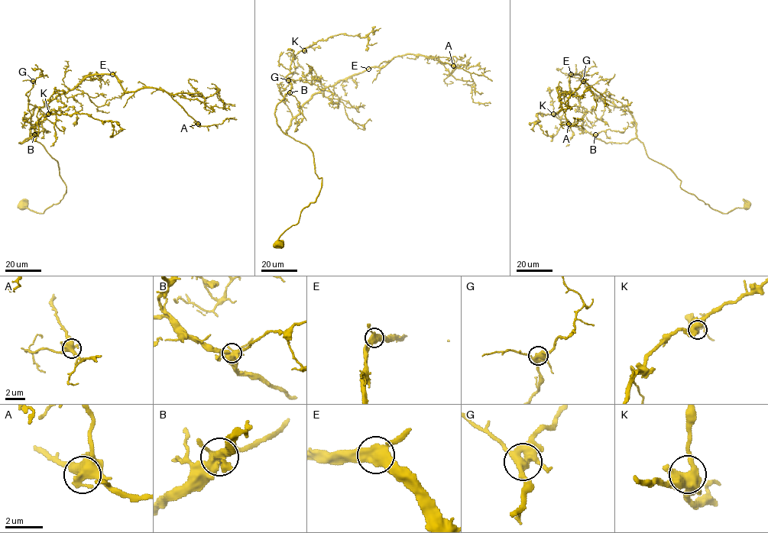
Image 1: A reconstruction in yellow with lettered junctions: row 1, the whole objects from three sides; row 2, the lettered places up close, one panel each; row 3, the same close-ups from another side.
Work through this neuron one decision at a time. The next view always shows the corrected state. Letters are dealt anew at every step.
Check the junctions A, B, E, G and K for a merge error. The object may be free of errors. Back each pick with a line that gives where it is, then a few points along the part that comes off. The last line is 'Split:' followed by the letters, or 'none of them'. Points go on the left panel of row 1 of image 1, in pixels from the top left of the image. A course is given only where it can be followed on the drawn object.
Split: none of them

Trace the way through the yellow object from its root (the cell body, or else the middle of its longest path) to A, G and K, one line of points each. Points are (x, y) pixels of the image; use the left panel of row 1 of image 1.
A: (22, 206), (43, 213), (66, 190), (30, 136), (33, 108), (89, 75), (163, 88), (198, 124)
G: (22, 206), (43, 213), (66, 190), (57, 162), (30, 136), (30, 115), (37, 107), (25, 94), (33, 81)
K: (22, 206), (43, 213), (66, 193), (45, 148), (30, 137), (19, 142), (48, 114)

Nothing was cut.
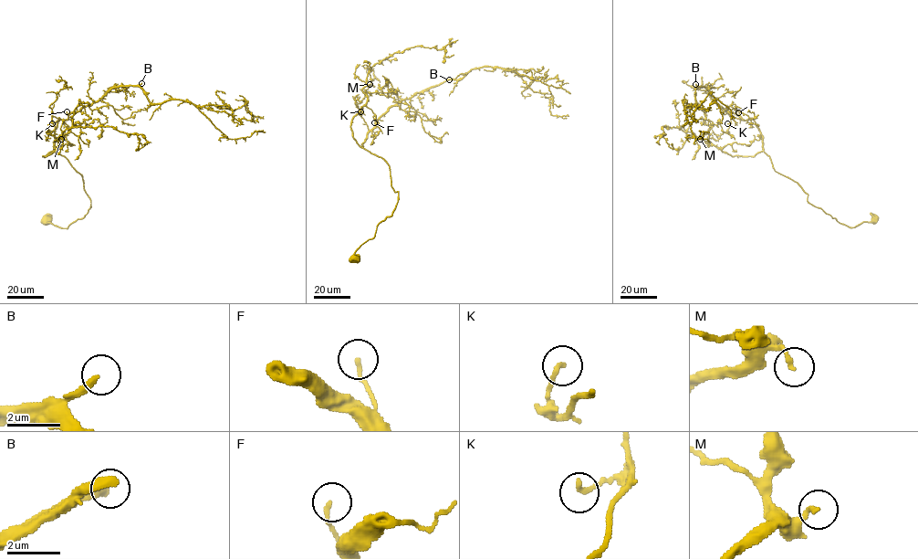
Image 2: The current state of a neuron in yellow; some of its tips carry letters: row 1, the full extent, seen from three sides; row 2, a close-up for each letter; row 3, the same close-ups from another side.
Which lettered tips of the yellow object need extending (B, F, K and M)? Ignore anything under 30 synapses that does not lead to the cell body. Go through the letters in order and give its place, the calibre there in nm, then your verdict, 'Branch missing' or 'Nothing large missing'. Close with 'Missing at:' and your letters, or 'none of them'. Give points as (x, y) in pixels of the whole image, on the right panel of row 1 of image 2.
B: Place: (695, 84). Thickness 280 nm. Branch missing
F: Place: (738, 112). Thickness 140 nm. Nothing large missing
K: Place: (727, 123). Thickness 200 nm. Nothing large missing
M: Place: (700, 139). Thickness 140 nm. Nothing large missing
Missing at: B

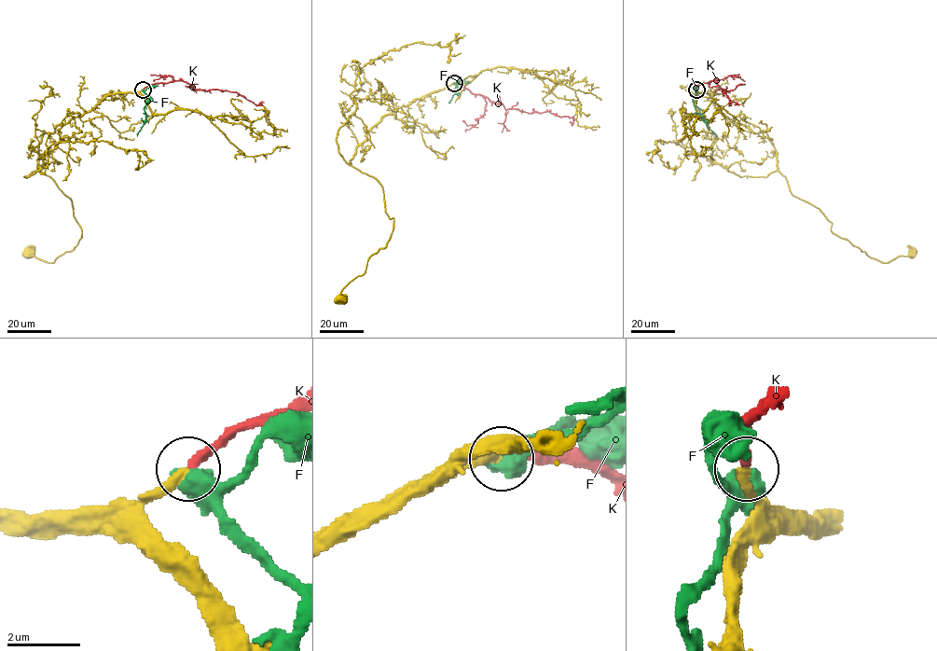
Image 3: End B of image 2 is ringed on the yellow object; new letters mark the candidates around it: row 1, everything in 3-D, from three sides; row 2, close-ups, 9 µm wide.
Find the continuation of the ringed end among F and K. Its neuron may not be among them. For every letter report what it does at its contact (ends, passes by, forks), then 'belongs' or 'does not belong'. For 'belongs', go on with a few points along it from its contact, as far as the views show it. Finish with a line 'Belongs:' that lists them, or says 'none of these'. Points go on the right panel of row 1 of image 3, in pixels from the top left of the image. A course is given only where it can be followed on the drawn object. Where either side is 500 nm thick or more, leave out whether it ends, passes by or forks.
F: does not belong
K: it ends there; belongs; it runs (696, 90), (698, 85), (715, 80), (722, 90), (725, 90), (729, 104), (734, 102), (735, 104)
Belongs: K

